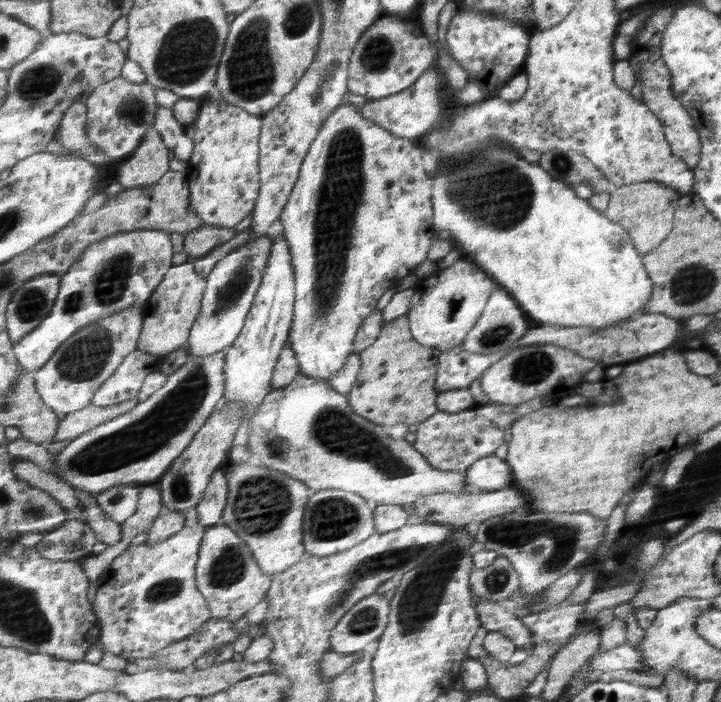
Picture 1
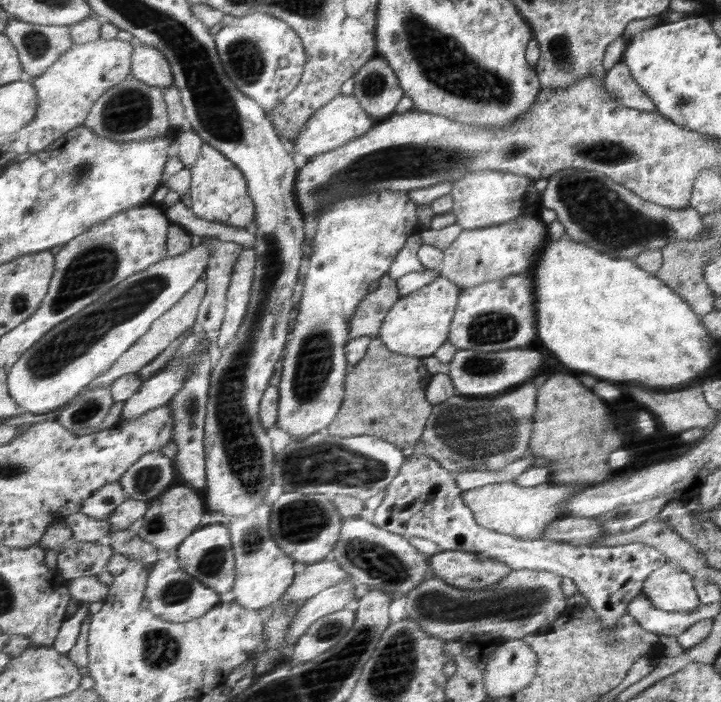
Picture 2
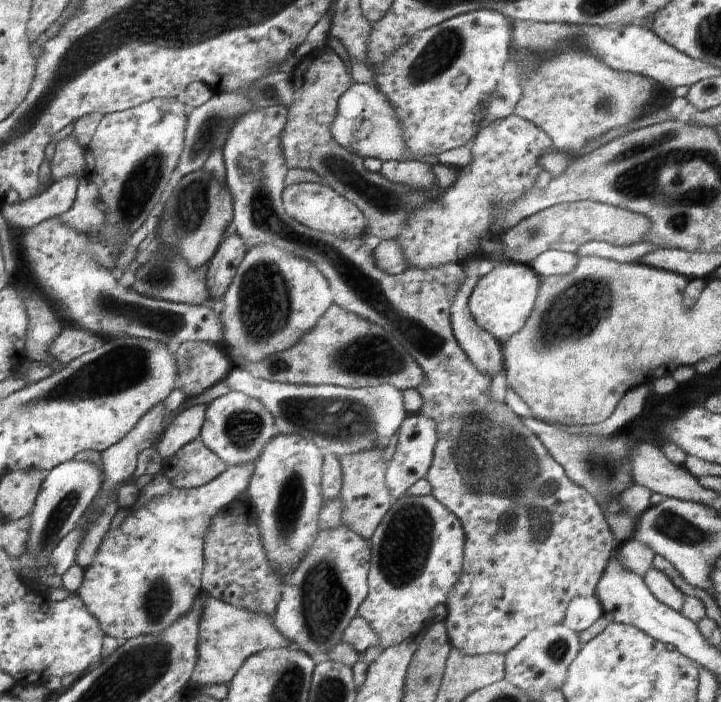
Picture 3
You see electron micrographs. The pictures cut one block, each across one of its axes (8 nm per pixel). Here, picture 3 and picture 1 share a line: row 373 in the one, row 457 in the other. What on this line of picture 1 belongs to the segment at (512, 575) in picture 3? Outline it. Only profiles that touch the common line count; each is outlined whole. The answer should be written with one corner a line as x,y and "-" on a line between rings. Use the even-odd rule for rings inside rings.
474,408
456,413
437,411
431,419
418,424
413,446
432,468
465,472
478,459
494,454
507,441
508,435
504,429
506,428
496,428
492,421
478,416

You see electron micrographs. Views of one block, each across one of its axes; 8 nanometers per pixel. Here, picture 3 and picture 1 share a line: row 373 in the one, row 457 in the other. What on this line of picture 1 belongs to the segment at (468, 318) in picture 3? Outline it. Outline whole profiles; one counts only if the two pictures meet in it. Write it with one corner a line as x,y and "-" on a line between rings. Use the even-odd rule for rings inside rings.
488,455
478,459
465,471
466,490
471,493
493,491
512,486
512,472
506,460

